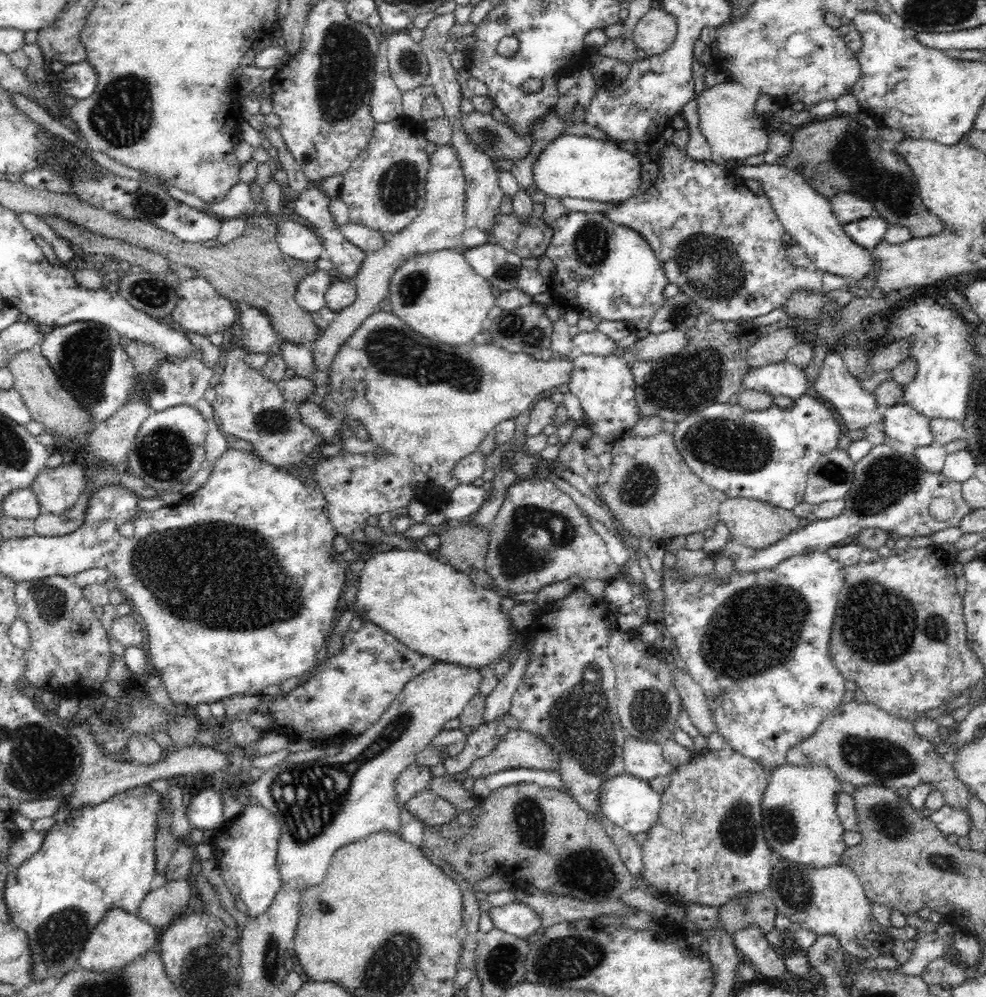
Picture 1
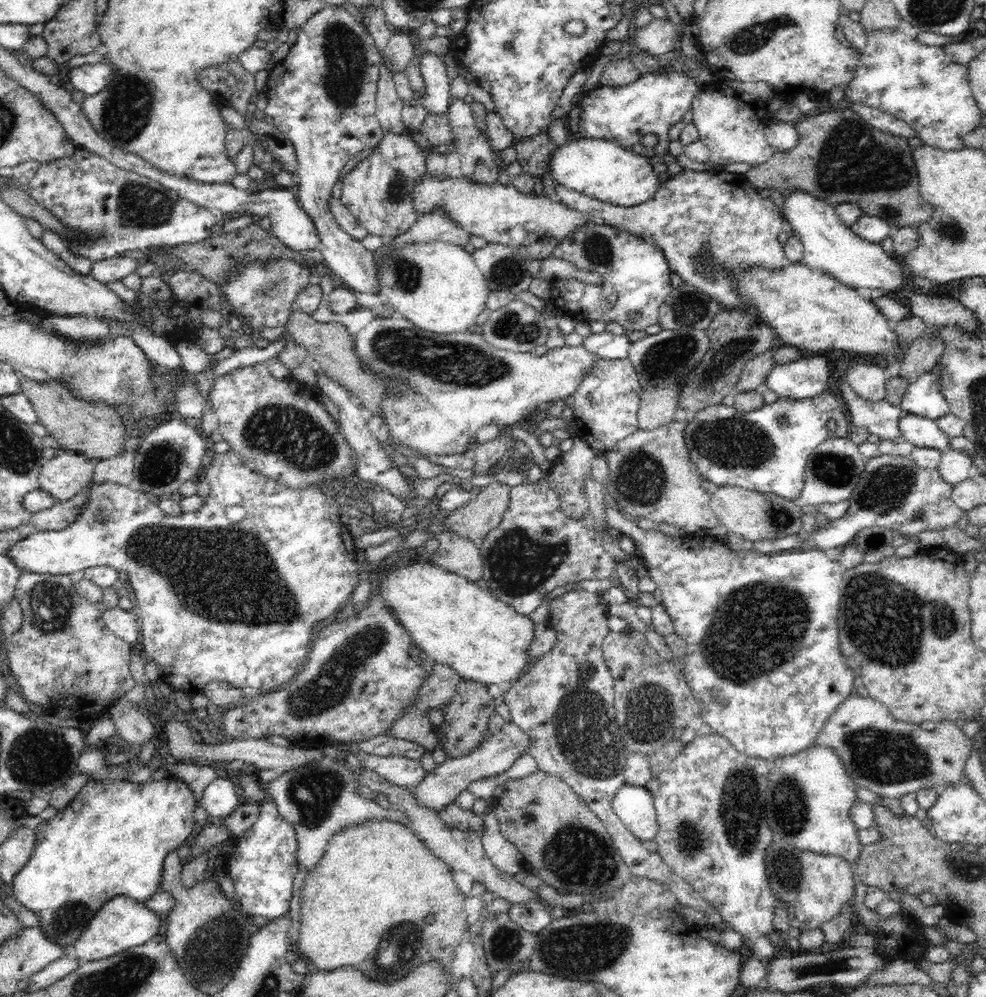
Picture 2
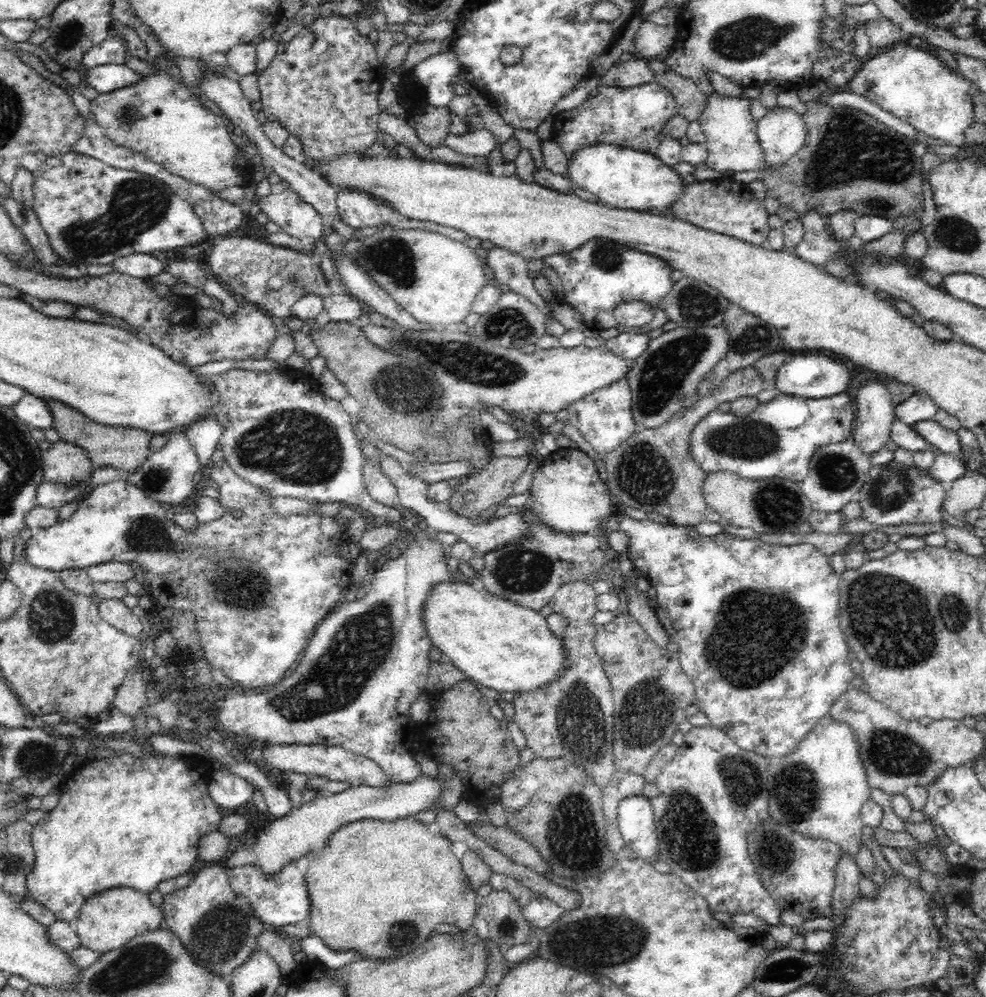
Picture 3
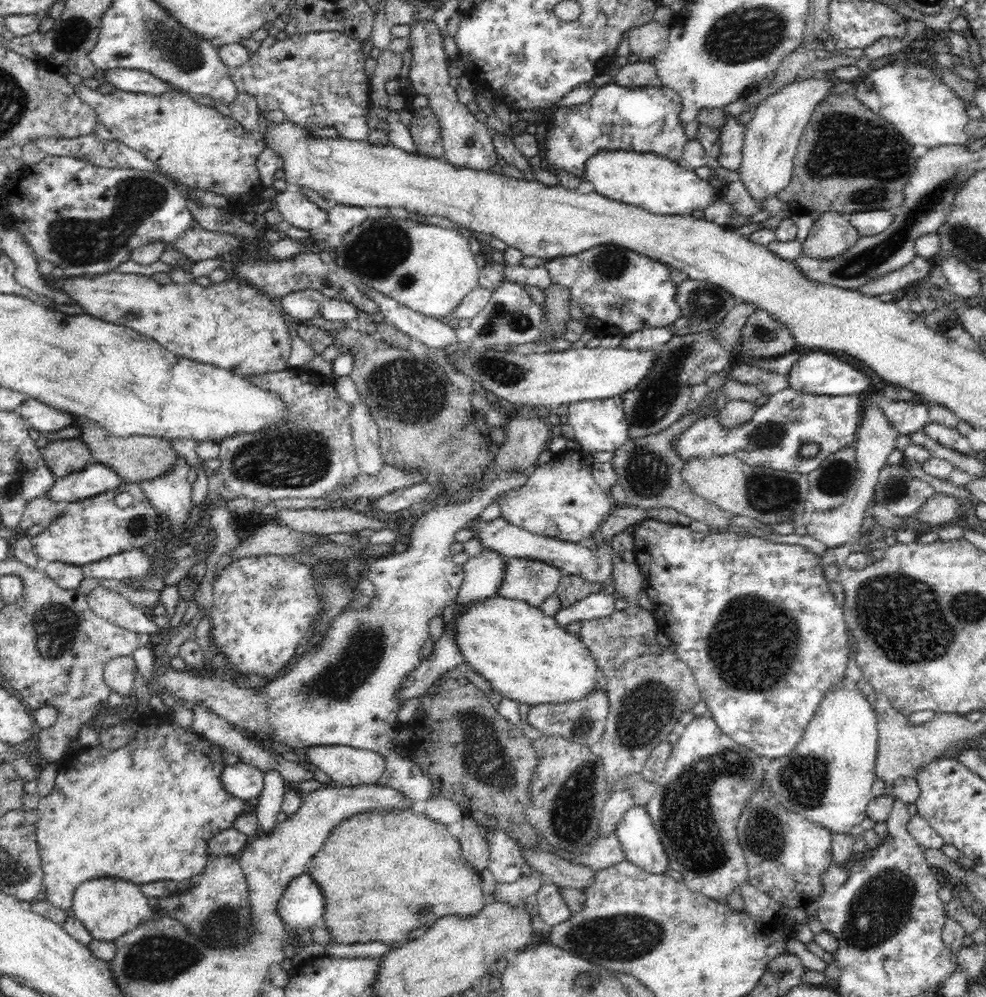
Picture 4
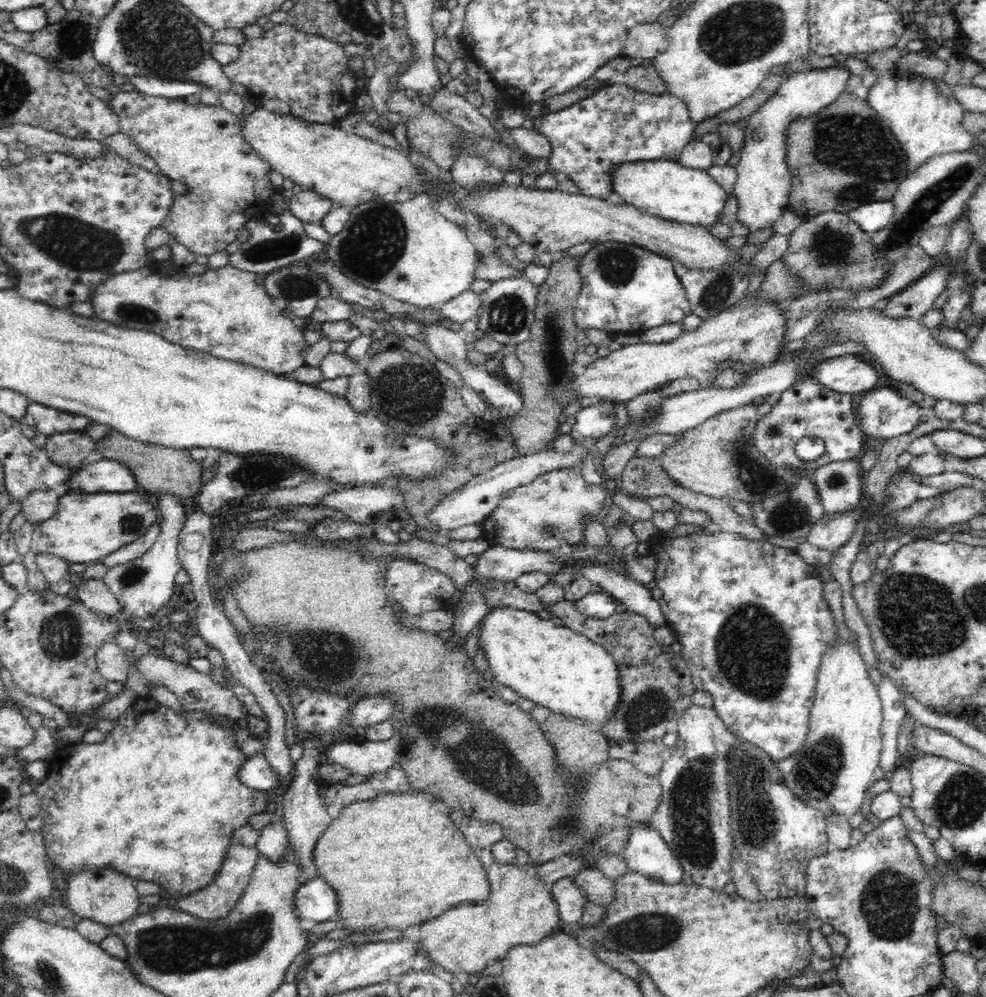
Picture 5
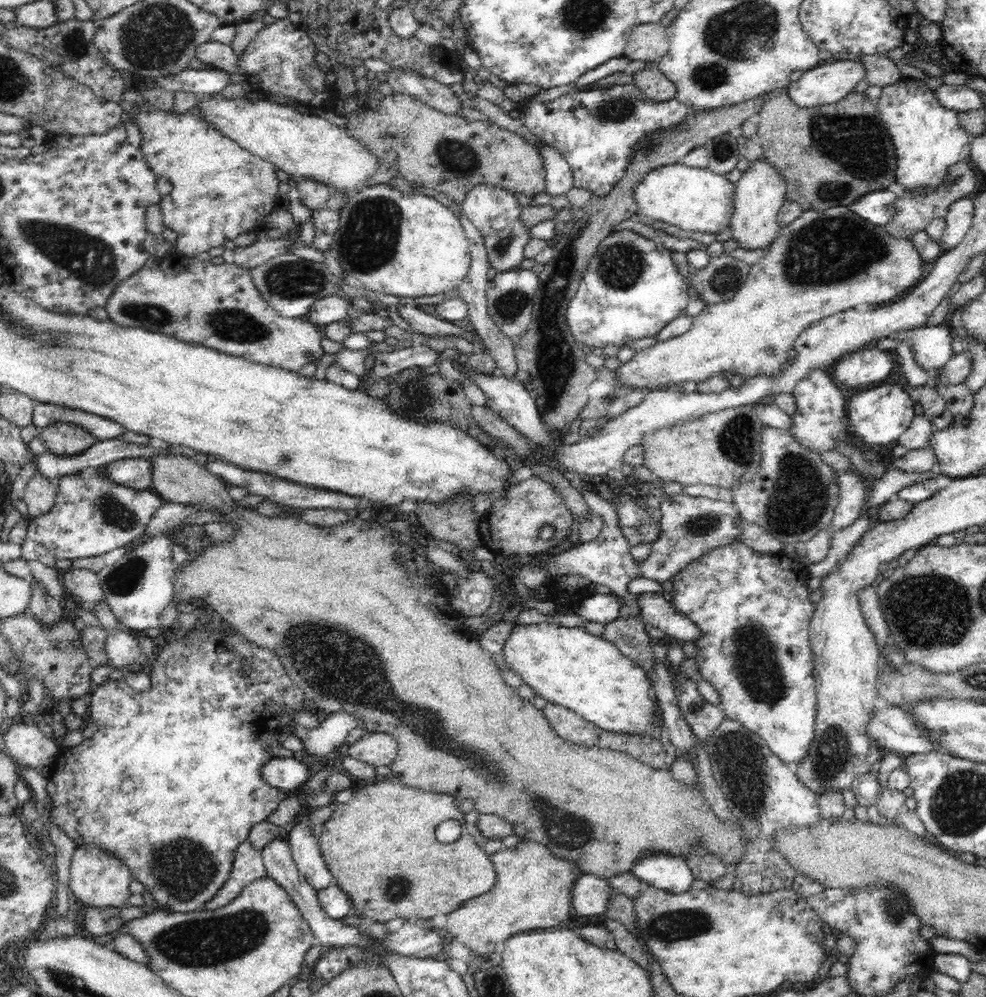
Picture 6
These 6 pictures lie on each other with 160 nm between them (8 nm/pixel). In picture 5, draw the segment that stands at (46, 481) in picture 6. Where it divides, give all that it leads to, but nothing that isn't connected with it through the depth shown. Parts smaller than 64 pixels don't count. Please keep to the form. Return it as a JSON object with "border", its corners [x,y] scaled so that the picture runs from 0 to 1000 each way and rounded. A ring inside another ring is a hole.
{"border":[[[68,483],[49,491],[32,491],[22,503],[22,512],[26,523],[45,524],[55,519],[60,499],[68,493]]]}

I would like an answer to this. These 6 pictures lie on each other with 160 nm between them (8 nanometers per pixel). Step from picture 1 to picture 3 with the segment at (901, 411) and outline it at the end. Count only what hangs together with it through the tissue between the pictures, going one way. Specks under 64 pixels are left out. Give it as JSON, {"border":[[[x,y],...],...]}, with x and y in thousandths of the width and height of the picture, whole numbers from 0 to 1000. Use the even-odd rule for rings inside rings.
{"border":[[[937,421],[937,423],[931,423],[925,428],[933,438],[951,450],[953,454],[962,455],[980,451],[968,431],[959,431],[959,428],[947,421]]]}

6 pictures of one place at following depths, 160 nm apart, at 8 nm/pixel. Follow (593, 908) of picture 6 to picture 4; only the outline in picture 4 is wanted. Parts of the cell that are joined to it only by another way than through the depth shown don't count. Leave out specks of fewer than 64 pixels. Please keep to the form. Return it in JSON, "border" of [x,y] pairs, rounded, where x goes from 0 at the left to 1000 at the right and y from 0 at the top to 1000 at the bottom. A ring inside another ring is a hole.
{"border":[[[554,885],[543,898],[546,901],[545,912],[548,916],[548,924],[560,931],[574,925],[581,916],[570,902],[569,891],[561,886]]]}

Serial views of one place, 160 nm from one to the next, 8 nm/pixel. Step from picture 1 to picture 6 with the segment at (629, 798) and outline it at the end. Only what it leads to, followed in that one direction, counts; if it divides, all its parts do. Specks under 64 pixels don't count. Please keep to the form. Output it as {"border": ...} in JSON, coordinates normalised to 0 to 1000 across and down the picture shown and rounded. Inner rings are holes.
{"border":[[[655,857],[641,876],[653,887],[676,897],[694,897],[704,884],[695,863],[680,857]]]}

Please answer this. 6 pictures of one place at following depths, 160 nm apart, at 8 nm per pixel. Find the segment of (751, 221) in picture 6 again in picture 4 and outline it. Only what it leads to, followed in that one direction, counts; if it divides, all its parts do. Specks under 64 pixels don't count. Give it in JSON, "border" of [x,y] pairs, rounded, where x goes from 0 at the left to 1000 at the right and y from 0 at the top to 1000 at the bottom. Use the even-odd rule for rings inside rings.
{"border":[[[824,77],[799,82],[793,90],[786,91],[775,102],[766,107],[763,119],[757,124],[753,160],[749,165],[749,179],[765,203],[774,199],[780,200],[795,191],[803,181],[804,160],[809,148],[815,126],[819,124],[825,109],[840,96],[844,80]]]}

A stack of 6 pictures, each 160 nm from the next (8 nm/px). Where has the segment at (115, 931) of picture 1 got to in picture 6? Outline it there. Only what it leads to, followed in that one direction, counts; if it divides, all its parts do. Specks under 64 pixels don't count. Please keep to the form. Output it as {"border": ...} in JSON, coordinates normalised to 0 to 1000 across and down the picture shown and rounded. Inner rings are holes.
{"border":[[[84,846],[77,850],[71,873],[71,894],[78,903],[83,905],[86,911],[120,911],[129,909],[129,903],[133,899],[131,893],[133,874],[128,866],[112,857],[103,854],[98,846]]]}

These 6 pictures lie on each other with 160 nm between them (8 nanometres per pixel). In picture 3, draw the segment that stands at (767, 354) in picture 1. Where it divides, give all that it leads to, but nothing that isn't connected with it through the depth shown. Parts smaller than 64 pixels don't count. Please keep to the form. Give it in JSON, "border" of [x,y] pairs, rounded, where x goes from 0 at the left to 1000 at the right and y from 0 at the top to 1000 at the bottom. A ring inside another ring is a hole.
{"border":[[[765,366],[745,372],[701,409],[694,409],[678,423],[665,429],[645,432],[623,452],[611,457],[617,475],[615,484],[623,504],[654,515],[665,514],[676,521],[681,520],[686,528],[705,529],[712,524],[728,525],[730,516],[722,513],[714,499],[712,487],[715,472],[701,458],[701,434],[708,423],[728,410],[730,405],[742,404],[753,398],[765,399],[774,390],[775,383]]]}

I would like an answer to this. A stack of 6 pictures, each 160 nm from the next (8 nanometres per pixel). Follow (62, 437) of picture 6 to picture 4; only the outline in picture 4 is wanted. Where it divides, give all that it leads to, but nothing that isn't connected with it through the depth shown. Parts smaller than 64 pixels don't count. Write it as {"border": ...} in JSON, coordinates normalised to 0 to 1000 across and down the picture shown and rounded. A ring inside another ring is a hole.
{"border":[[[81,439],[51,443],[42,449],[42,457],[57,478],[83,471],[92,461],[90,448]]]}

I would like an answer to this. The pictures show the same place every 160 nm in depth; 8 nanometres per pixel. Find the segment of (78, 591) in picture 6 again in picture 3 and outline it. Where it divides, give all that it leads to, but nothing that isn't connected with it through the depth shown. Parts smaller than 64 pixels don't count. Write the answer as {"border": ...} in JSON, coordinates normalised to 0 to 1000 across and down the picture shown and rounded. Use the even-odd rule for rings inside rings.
{"border":[[[102,602],[99,606],[100,615],[106,624],[111,624],[120,632],[130,637],[141,639],[144,634],[144,621],[123,602]]]}

